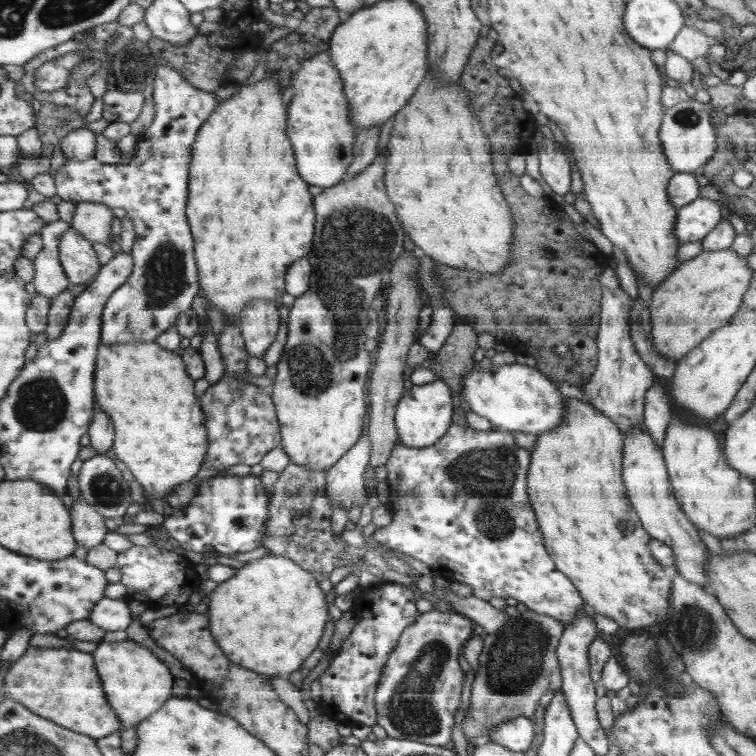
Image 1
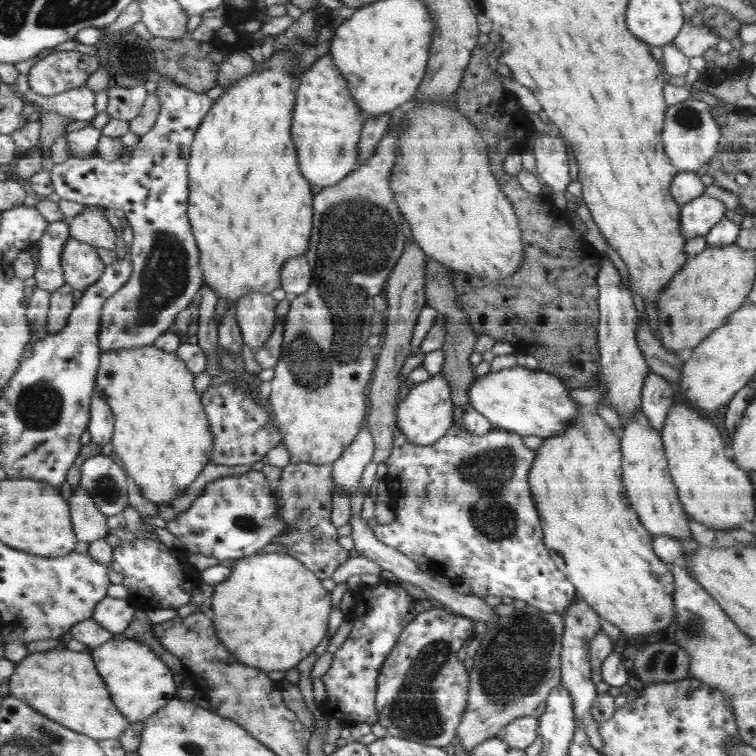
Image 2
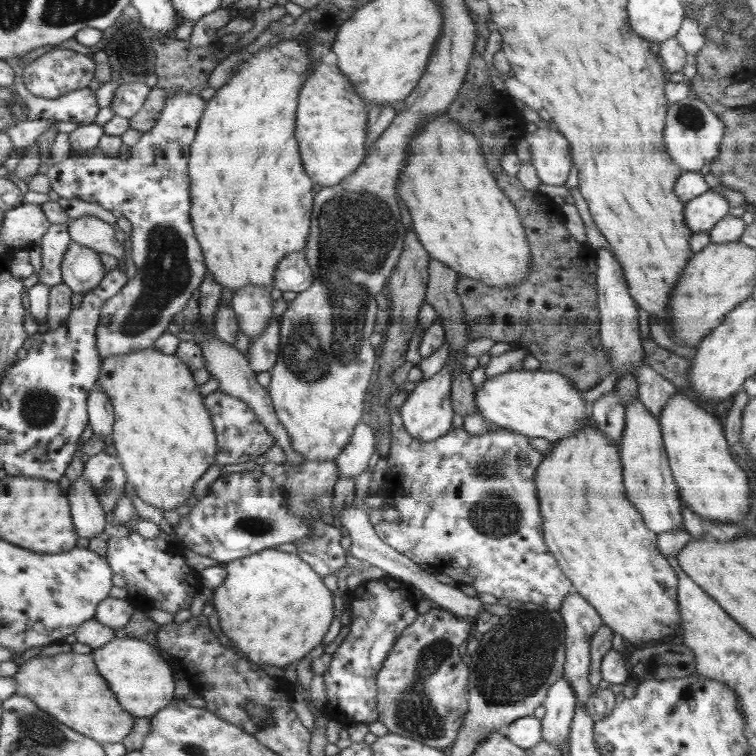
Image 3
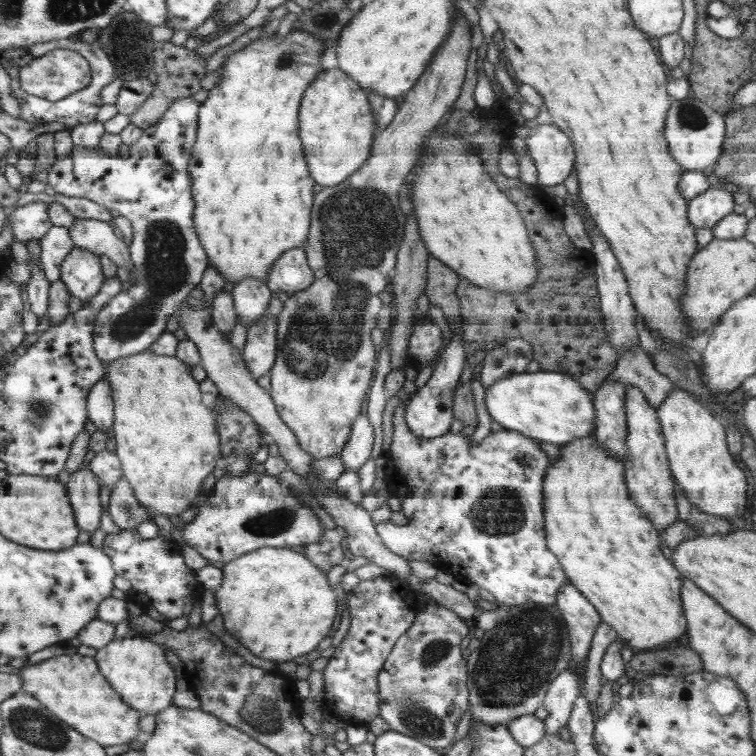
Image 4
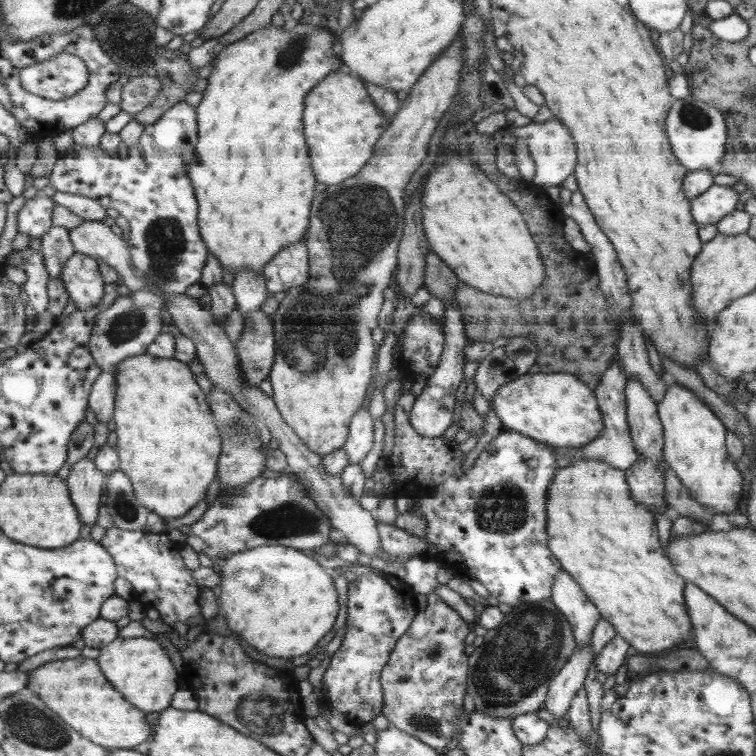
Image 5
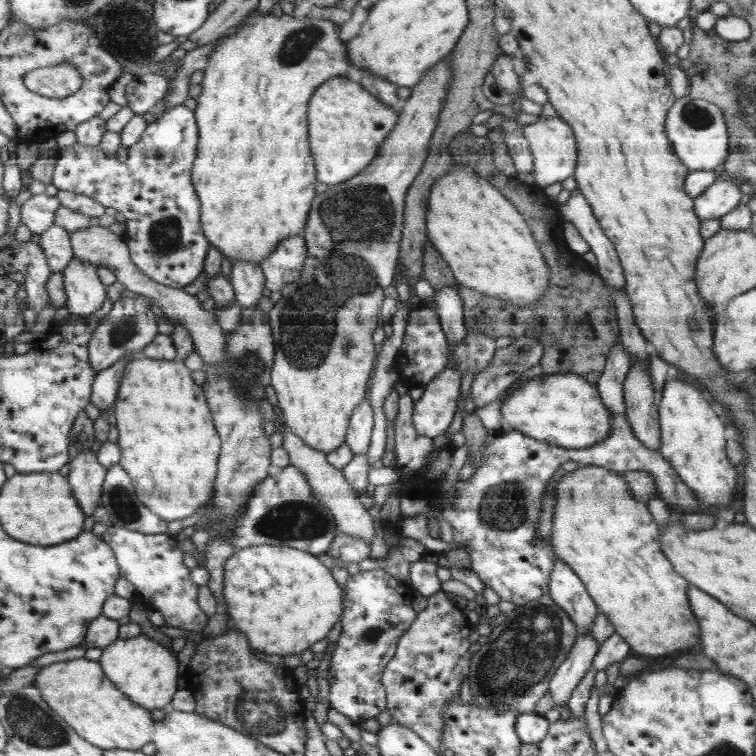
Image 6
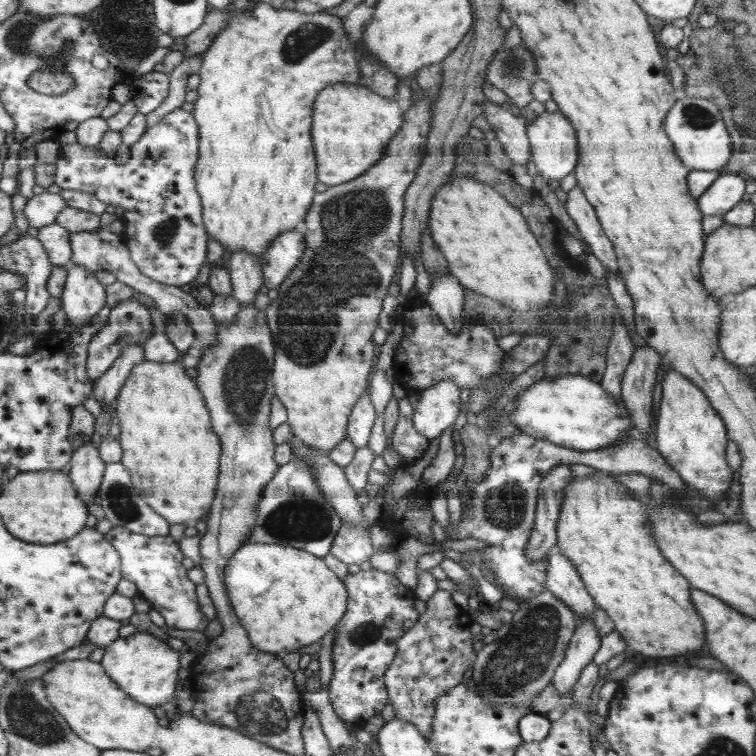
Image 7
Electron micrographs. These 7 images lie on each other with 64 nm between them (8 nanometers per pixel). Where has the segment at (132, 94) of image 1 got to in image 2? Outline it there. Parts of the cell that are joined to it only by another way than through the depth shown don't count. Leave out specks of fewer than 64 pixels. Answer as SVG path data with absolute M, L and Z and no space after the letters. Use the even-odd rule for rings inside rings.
M144 83L134 87L112 87L108 90L108 105L106 111L112 119L130 122L138 116L146 97Z

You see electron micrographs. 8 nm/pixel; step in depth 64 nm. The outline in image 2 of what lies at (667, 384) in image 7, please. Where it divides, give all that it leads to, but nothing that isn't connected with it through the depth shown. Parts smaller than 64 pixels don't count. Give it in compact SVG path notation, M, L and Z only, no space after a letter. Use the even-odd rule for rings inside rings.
M682 401L674 403L666 413L664 427L661 430L662 442L666 458L668 459L670 474L674 485L677 486L678 498L688 517L696 519L699 523L712 529L734 529L735 527L748 526L754 516L754 500L752 500L752 484L748 472L742 472L736 462L726 458L726 440L720 436L718 428L704 418L704 414L696 412Z

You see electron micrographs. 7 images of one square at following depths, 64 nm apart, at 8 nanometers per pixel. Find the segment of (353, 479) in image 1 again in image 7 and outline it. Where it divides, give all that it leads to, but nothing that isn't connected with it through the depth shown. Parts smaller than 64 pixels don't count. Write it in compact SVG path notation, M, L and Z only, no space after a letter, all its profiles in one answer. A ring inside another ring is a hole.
M366 389L364 395L356 401L350 411L348 439L356 445L356 448L368 444L376 420L376 409L374 409L368 389Z

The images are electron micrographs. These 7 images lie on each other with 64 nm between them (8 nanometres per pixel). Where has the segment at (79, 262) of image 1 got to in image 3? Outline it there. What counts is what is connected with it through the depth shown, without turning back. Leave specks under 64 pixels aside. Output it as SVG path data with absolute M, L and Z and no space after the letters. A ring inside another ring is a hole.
M75 243L70 246L61 263L61 274L64 276L63 283L73 293L82 296L92 292L105 278L100 254Z

